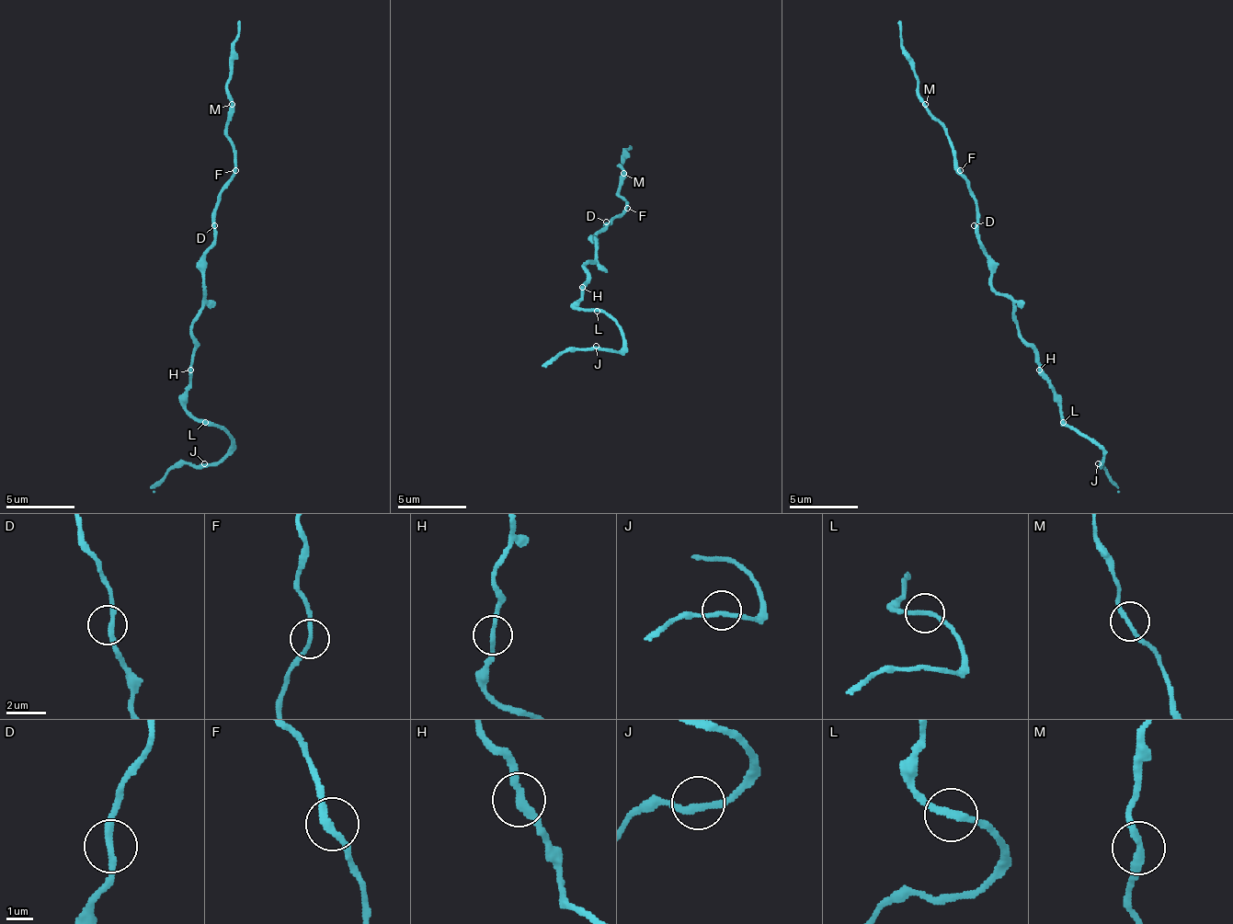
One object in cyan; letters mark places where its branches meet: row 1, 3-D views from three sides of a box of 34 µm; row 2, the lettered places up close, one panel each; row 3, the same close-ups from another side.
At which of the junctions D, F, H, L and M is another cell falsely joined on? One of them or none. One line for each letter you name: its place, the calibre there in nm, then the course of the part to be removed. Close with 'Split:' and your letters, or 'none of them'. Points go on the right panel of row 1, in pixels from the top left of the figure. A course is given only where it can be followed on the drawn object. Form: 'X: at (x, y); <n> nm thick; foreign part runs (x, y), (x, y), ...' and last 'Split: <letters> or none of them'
Split: none of them

